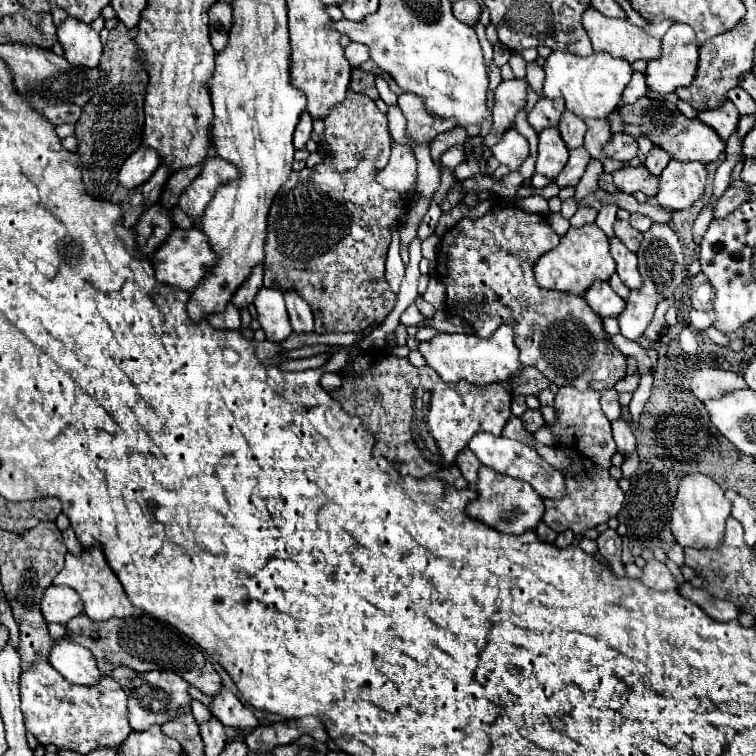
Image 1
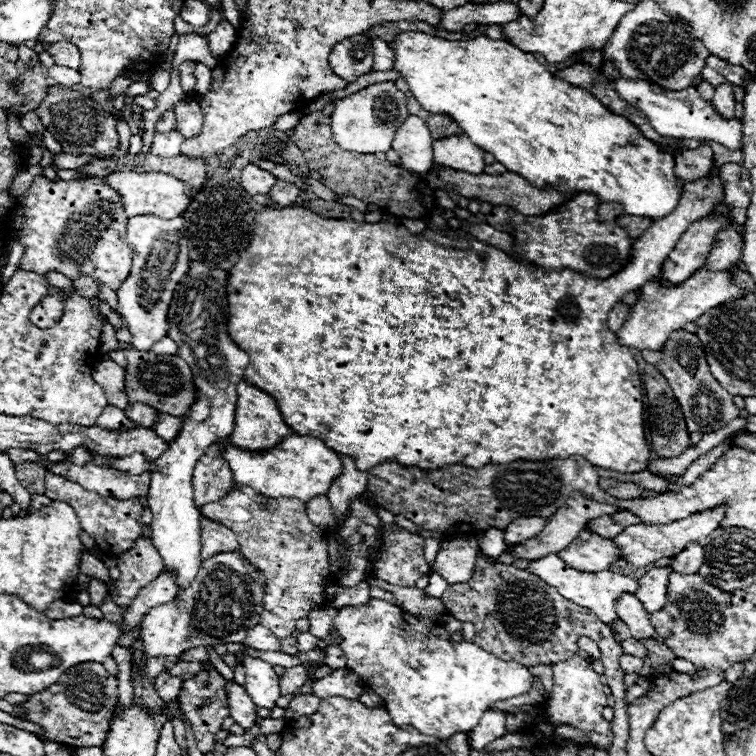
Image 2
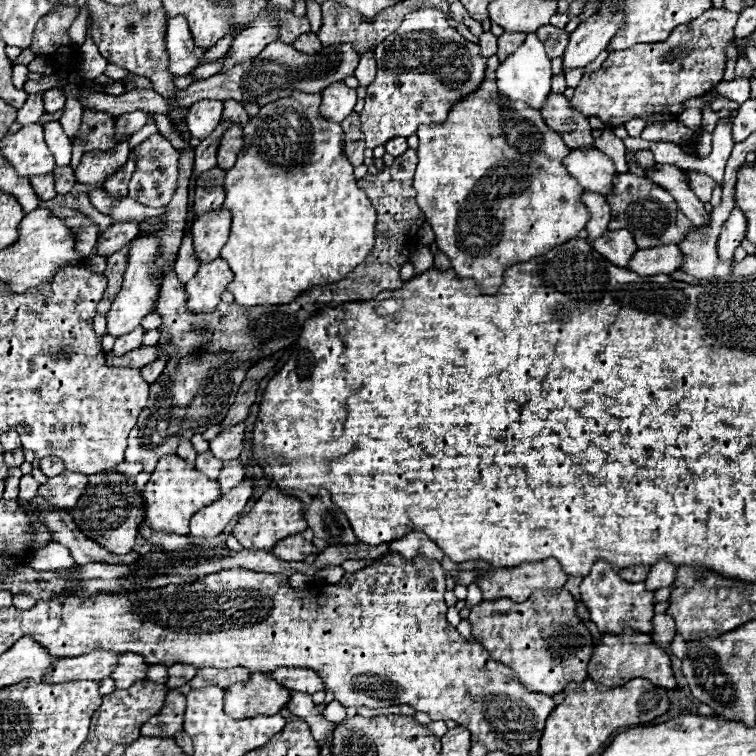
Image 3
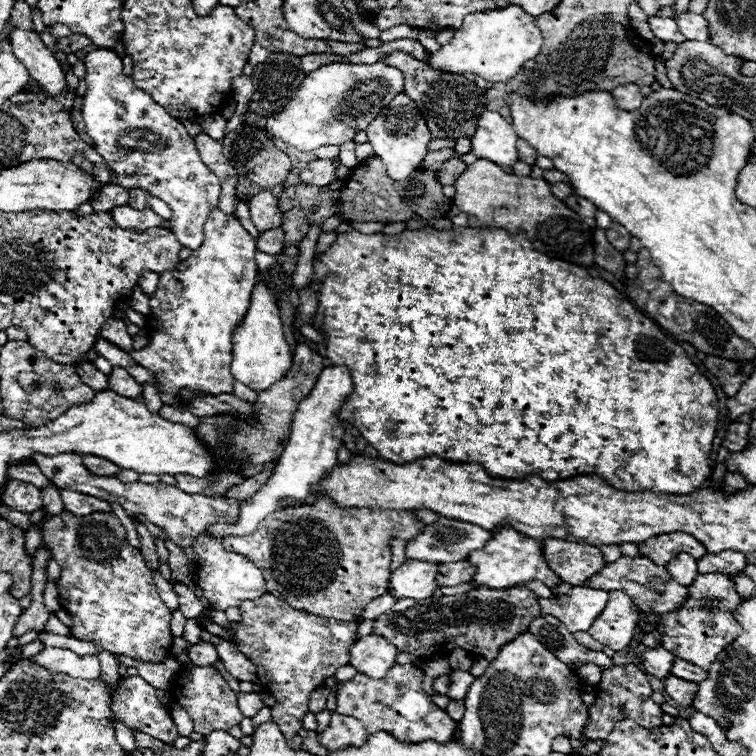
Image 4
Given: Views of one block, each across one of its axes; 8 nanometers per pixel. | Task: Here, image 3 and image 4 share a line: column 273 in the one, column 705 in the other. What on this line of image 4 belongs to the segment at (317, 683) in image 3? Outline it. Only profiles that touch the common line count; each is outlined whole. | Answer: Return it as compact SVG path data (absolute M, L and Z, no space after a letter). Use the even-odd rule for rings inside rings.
M676 658L676 660L672 662L670 674L676 676L676 678L682 678L682 680L688 680L688 682L696 682L696 684L700 684L700 682L708 676L708 674L706 674L704 670L700 670L698 666L694 666L694 664L686 662L686 660L680 660L680 658Z

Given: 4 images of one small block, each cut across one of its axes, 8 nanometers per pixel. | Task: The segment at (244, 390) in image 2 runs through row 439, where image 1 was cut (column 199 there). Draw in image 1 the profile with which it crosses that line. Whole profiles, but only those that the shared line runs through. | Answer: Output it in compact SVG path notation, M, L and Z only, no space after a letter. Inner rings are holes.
M176 228L174 232L170 232L166 244L162 244L152 256L152 266L156 270L156 278L160 282L178 286L186 292L192 292L202 282L202 278L214 270L214 262L218 262L218 254L214 252L212 244L208 244L208 240L206 240L204 232L200 232L200 228L190 228L190 230Z

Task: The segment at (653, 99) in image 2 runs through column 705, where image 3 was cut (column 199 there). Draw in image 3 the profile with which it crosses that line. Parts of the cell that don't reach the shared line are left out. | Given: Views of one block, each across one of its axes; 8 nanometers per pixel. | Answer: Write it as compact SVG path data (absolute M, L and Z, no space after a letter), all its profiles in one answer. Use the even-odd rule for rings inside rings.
M210 100L194 102L194 106L190 106L186 112L186 126L192 138L202 140L210 136L222 118L222 108L224 102L210 102Z

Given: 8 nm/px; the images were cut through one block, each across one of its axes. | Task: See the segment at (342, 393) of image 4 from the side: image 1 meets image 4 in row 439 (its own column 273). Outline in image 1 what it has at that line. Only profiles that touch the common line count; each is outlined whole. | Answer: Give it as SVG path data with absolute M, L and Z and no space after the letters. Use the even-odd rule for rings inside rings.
M262 286L254 298L254 306L258 310L258 320L266 332L266 338L270 342L282 344L292 334L282 292Z

